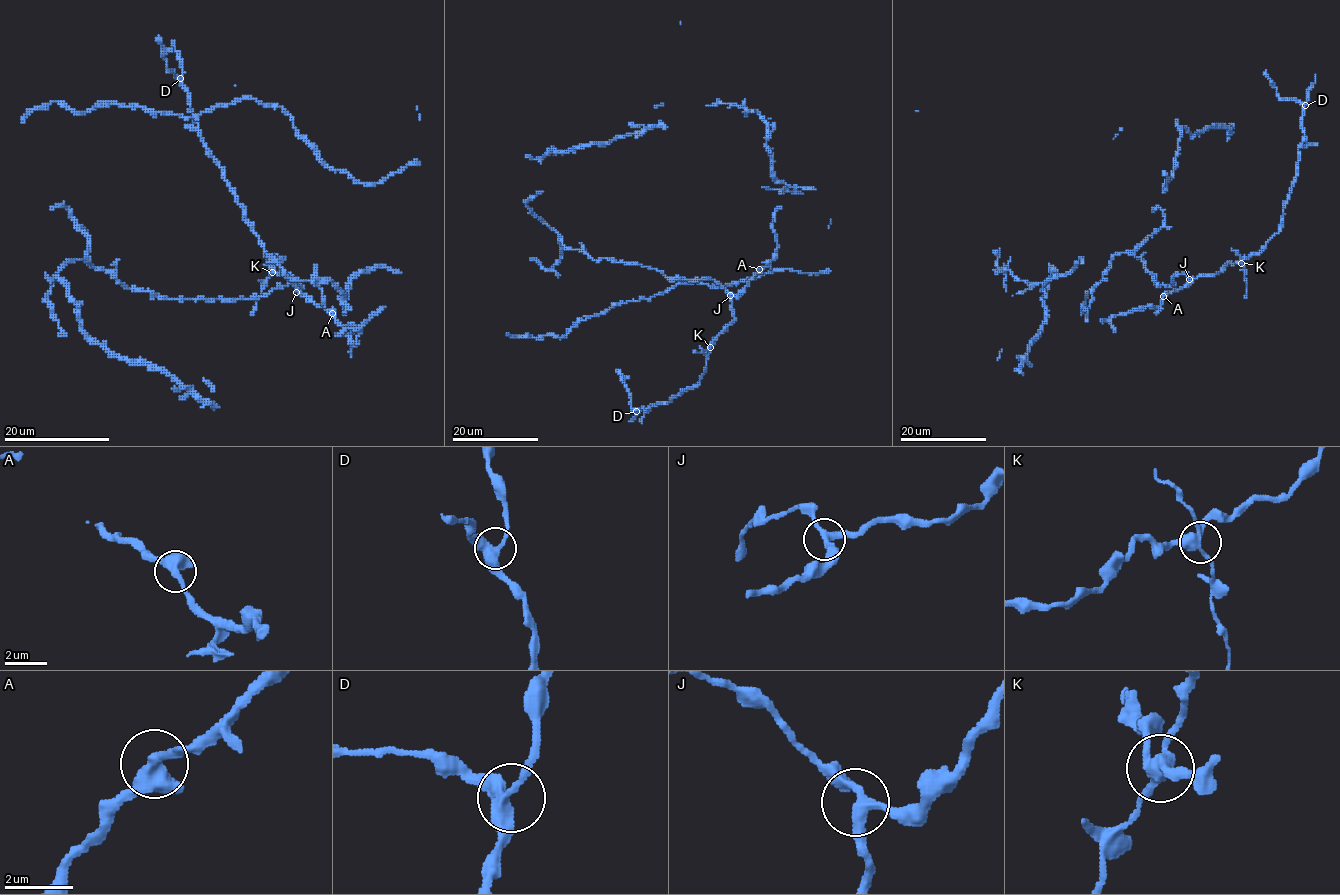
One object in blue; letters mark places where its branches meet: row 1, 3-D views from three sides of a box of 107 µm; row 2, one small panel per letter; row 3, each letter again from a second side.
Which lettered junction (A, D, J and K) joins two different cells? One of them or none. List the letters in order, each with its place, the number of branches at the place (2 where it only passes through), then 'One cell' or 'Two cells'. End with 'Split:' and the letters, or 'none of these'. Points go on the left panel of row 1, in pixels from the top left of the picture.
A: Place: (332, 313). Branches: 4. One cell
D: Place: (180, 78). Branches: 3. One cell
J: Place: (296, 292). Branches: 3. One cell
K: Place: (272, 272). Branches: 4. Two cells
Split: K

